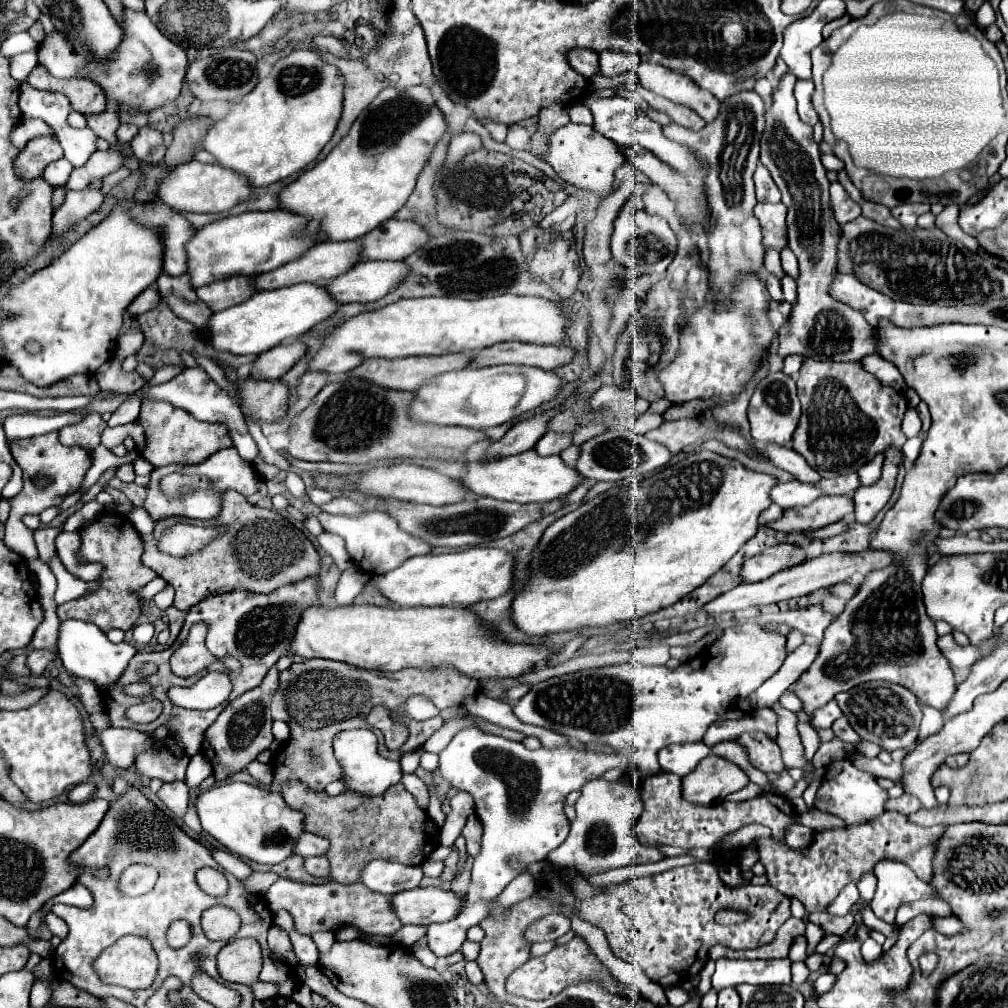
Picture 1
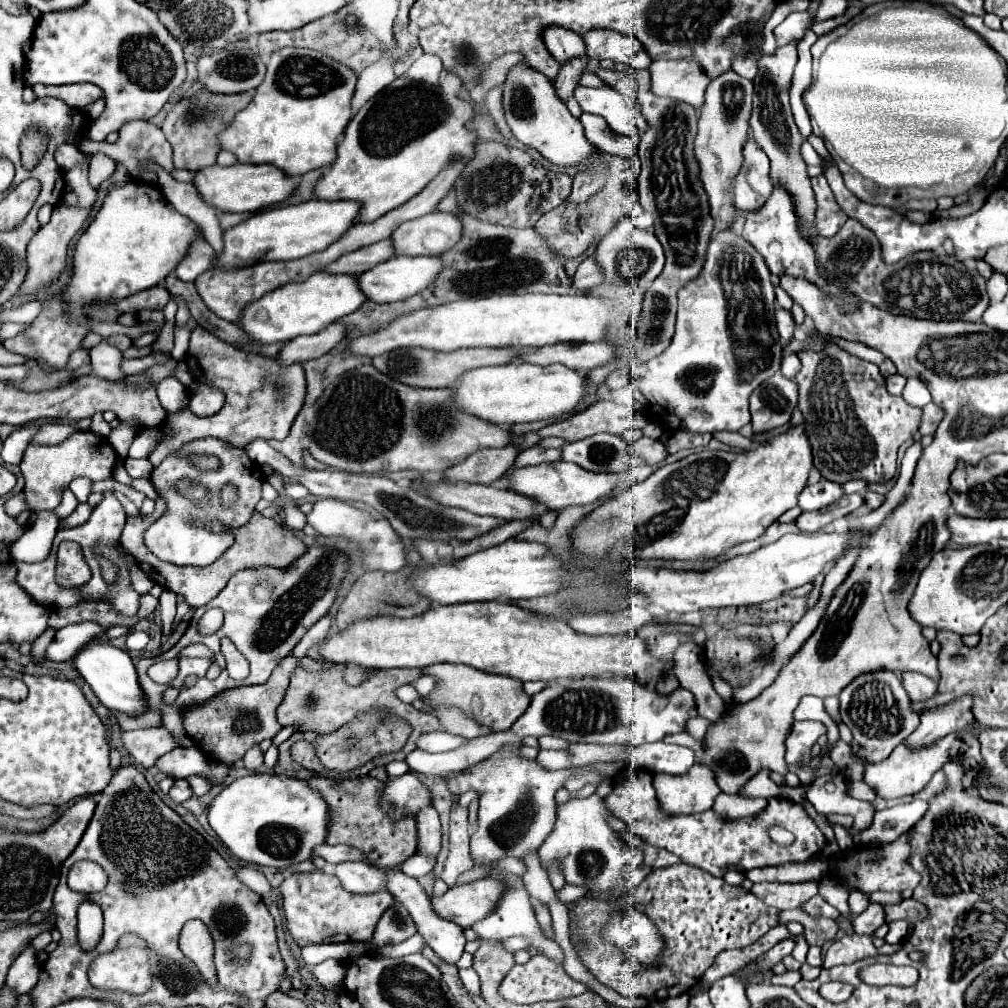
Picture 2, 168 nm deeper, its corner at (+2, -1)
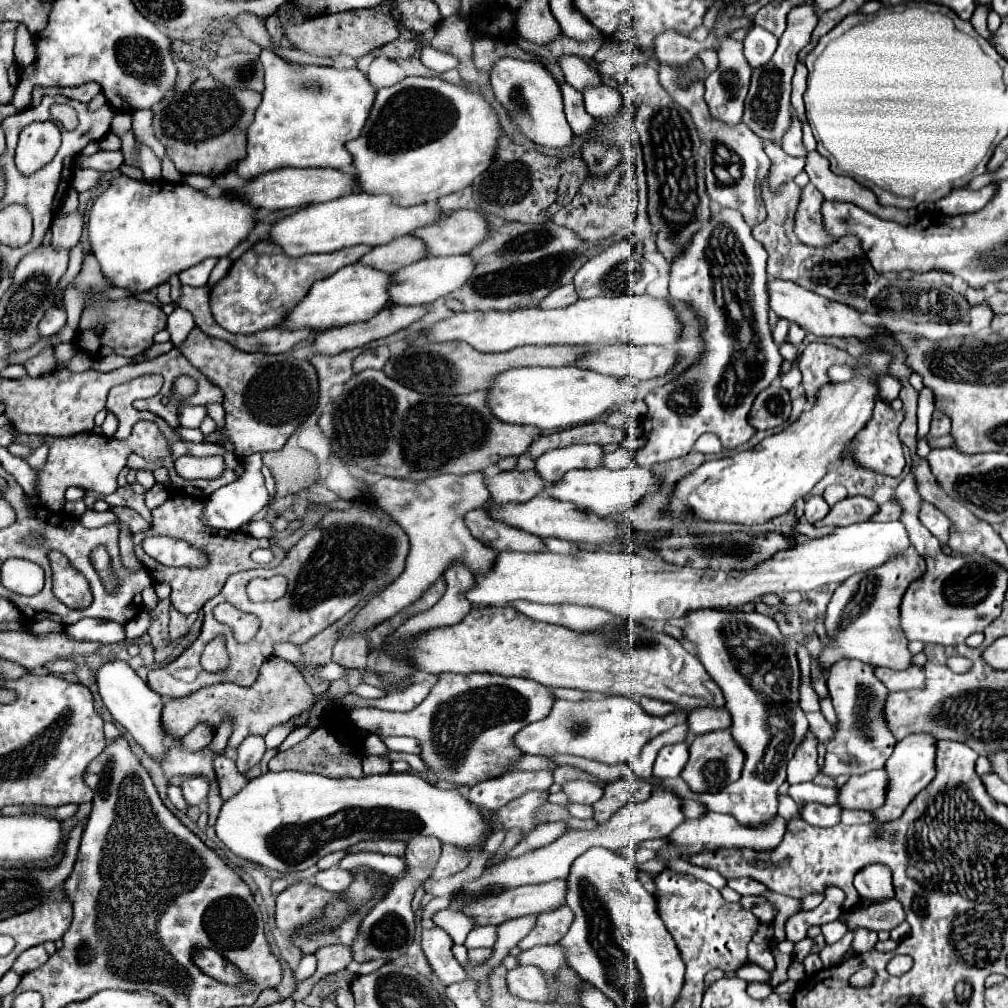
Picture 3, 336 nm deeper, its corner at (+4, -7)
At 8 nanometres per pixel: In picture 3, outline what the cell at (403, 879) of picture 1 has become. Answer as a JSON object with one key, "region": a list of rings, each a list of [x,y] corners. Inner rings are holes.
{"region":[[[330,867],[326,871],[318,871],[314,877],[314,883],[326,891],[344,893],[352,885],[352,879],[354,879],[354,875],[350,871],[344,871],[340,867]]]}

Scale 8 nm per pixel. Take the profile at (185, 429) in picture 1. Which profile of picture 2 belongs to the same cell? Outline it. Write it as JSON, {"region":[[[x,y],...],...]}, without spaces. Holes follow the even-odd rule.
{"region":[[[196,327],[190,335],[186,363],[194,365],[194,373],[206,373],[208,385],[214,389],[222,389],[226,403],[220,413],[210,417],[198,417],[190,411],[168,415],[164,427],[170,437],[162,441],[150,455],[154,467],[158,467],[168,453],[174,453],[174,449],[194,439],[214,437],[236,447],[244,447],[254,439],[282,441],[288,435],[306,399],[306,377],[300,363],[282,365],[278,359],[272,357],[244,353],[242,349],[224,343],[202,327]]]}

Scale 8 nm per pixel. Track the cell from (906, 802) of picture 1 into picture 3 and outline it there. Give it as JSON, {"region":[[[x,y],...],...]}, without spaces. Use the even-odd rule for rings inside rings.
{"region":[[[842,811],[842,823],[846,825],[854,825],[854,823],[870,823],[874,821],[874,813],[872,811]]]}

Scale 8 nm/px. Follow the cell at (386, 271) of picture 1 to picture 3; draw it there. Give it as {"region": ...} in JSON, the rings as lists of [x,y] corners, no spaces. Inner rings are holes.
{"region":[[[458,255],[458,257],[424,257],[416,263],[410,263],[408,267],[402,267],[402,271],[392,273],[392,283],[388,287],[390,303],[392,305],[428,305],[440,297],[450,295],[454,289],[462,287],[466,279],[472,275],[474,263],[470,255]]]}

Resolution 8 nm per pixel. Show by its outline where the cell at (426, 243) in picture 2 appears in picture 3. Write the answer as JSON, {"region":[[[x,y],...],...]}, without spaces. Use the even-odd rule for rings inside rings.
{"region":[[[458,209],[440,223],[432,223],[432,227],[420,227],[420,231],[412,231],[414,237],[424,241],[428,247],[428,255],[446,257],[446,255],[464,255],[474,249],[488,235],[488,225],[480,211]]]}

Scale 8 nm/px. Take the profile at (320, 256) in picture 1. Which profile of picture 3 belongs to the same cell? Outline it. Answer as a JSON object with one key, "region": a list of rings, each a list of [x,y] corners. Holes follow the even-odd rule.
{"region":[[[404,235],[400,239],[392,239],[392,243],[386,243],[384,247],[374,247],[370,253],[366,253],[360,263],[368,267],[376,267],[380,271],[394,273],[404,265],[410,265],[418,259],[426,257],[424,243],[412,235]]]}

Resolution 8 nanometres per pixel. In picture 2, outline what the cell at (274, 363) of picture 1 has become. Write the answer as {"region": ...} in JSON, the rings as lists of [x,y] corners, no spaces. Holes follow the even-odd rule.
{"region":[[[332,323],[330,327],[326,327],[320,333],[314,335],[304,335],[304,337],[296,337],[292,341],[288,341],[284,345],[284,349],[280,351],[278,359],[286,365],[292,363],[302,363],[308,359],[318,359],[322,355],[326,355],[330,349],[334,349],[348,333],[348,327],[342,323]]]}

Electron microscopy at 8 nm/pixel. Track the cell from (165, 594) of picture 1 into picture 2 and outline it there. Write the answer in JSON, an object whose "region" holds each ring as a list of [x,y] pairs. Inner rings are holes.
{"region":[[[142,595],[140,597],[140,609],[138,609],[138,619],[146,619],[158,605],[158,599],[154,599],[152,595]]]}

